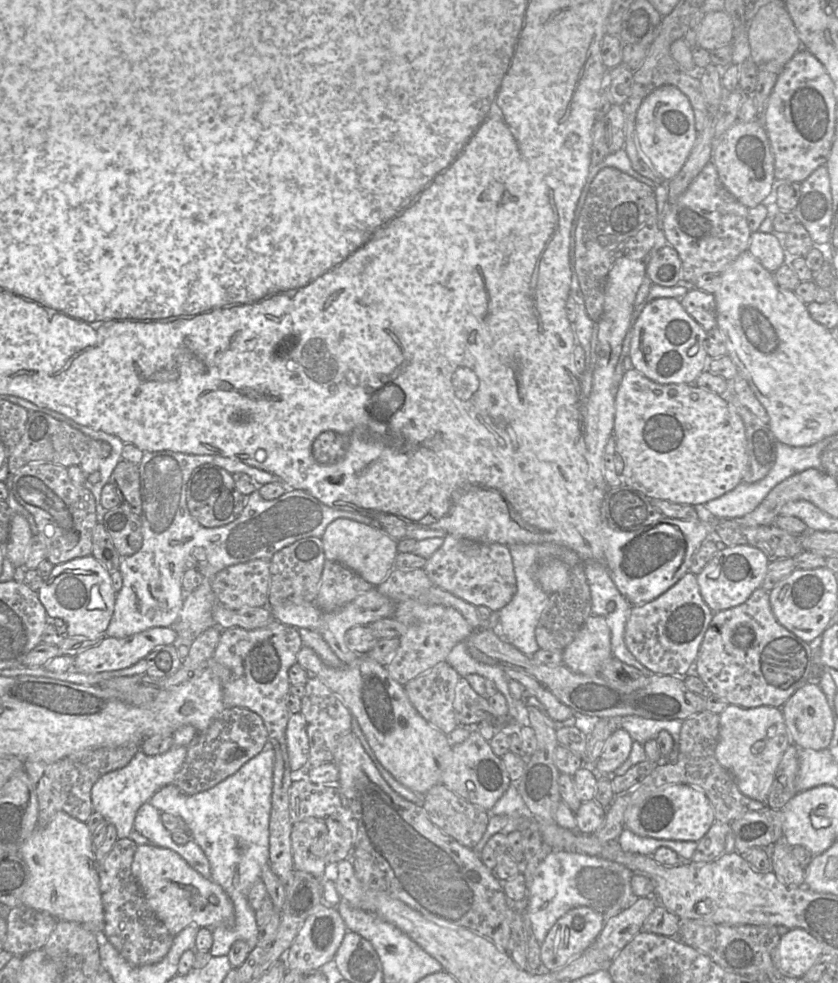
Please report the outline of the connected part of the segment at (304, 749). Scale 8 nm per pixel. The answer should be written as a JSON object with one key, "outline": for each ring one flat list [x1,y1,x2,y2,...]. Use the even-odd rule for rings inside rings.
{"outline":[[302,713,292,714,286,727,286,743,292,771,304,767,309,757,309,739]]}

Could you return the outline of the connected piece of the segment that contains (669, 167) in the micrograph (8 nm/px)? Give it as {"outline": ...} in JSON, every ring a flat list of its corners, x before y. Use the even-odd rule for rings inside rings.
{"outline":[[665,85,650,93,641,103,635,121,640,158,666,181,678,175,695,144,698,131,689,99,678,88]]}

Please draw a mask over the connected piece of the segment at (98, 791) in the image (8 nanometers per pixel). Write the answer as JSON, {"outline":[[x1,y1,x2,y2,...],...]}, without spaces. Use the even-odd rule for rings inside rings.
{"outline":[[175,745,164,754,155,756,139,750,125,767,104,774,93,785,91,800,94,812,100,813,109,824,115,826,118,839,129,838,138,809,149,802,159,789,173,783,186,755,186,747]]}

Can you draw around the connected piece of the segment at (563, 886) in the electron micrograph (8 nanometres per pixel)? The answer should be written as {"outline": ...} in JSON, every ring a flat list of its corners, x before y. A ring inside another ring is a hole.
{"outline":[[554,850,535,870,532,886,528,887,526,913,541,946,555,922,570,909,588,906,600,913,605,922,633,905,638,897,631,888,634,872,614,861,598,856,566,850]]}

